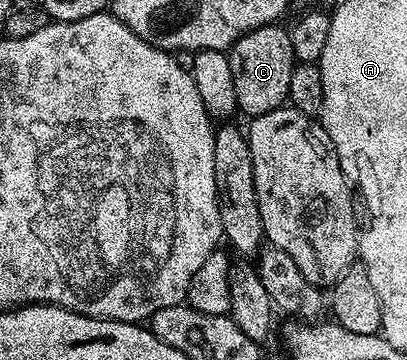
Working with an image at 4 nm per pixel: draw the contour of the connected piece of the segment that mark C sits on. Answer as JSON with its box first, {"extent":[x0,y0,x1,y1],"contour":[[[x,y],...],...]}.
{"extent":[228,25,296,117],"contour":[[[281,25],[255,28],[240,36],[228,50],[237,109],[247,117],[261,116],[283,107],[288,100],[290,77],[296,65],[291,33]]]}

